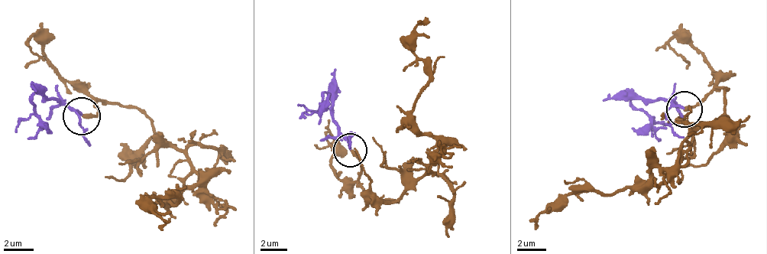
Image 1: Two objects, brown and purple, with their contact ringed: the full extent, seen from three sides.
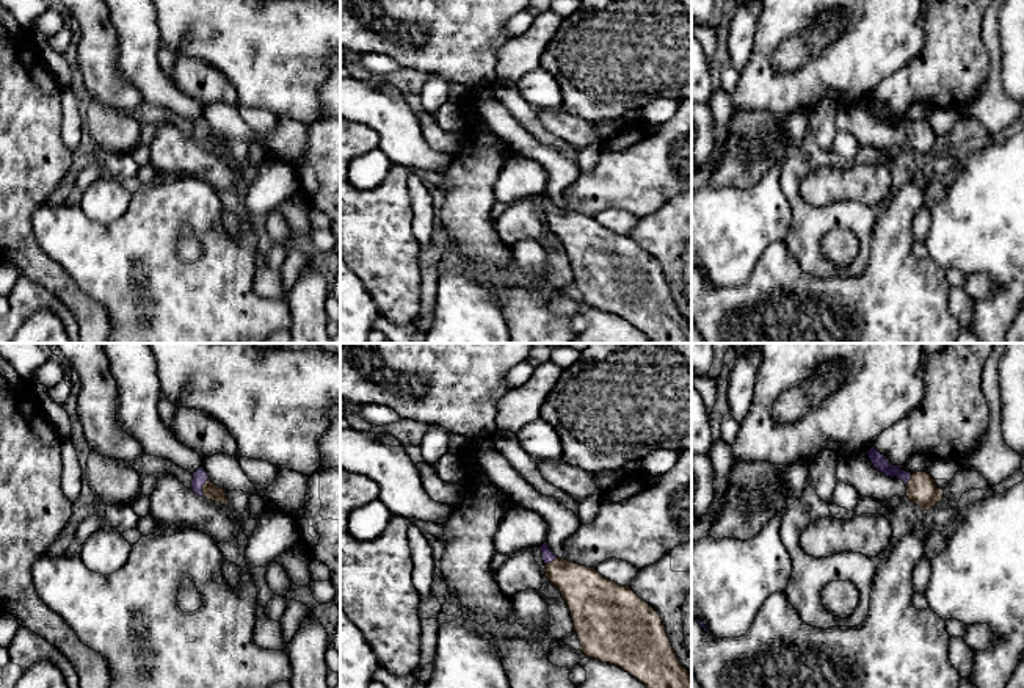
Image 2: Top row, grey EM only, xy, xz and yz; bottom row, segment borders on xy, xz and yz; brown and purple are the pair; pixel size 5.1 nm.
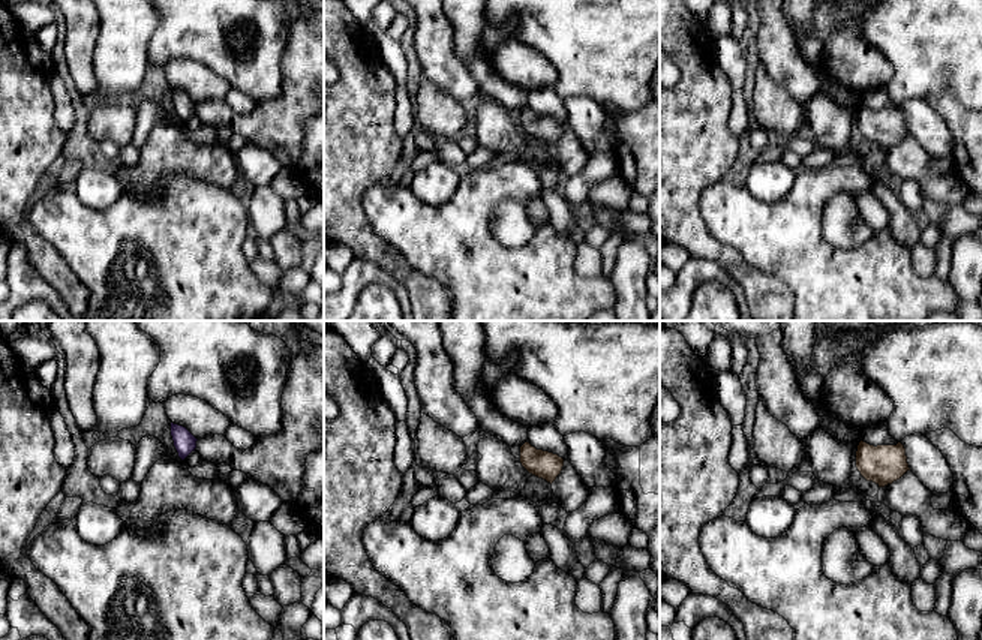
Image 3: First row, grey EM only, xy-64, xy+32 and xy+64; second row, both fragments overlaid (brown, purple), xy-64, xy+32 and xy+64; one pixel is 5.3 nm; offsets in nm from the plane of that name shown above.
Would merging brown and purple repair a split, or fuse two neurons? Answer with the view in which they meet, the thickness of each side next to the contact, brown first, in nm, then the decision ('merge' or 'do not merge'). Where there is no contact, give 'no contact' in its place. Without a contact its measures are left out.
meets brown in xy; 90 nm thick on the brown side, 80 nm on the other; merge

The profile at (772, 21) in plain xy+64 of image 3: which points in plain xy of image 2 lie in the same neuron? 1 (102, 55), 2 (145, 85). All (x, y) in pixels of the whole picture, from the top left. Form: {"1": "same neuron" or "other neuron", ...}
{"1": "same neuron", "2": "other neuron"}

